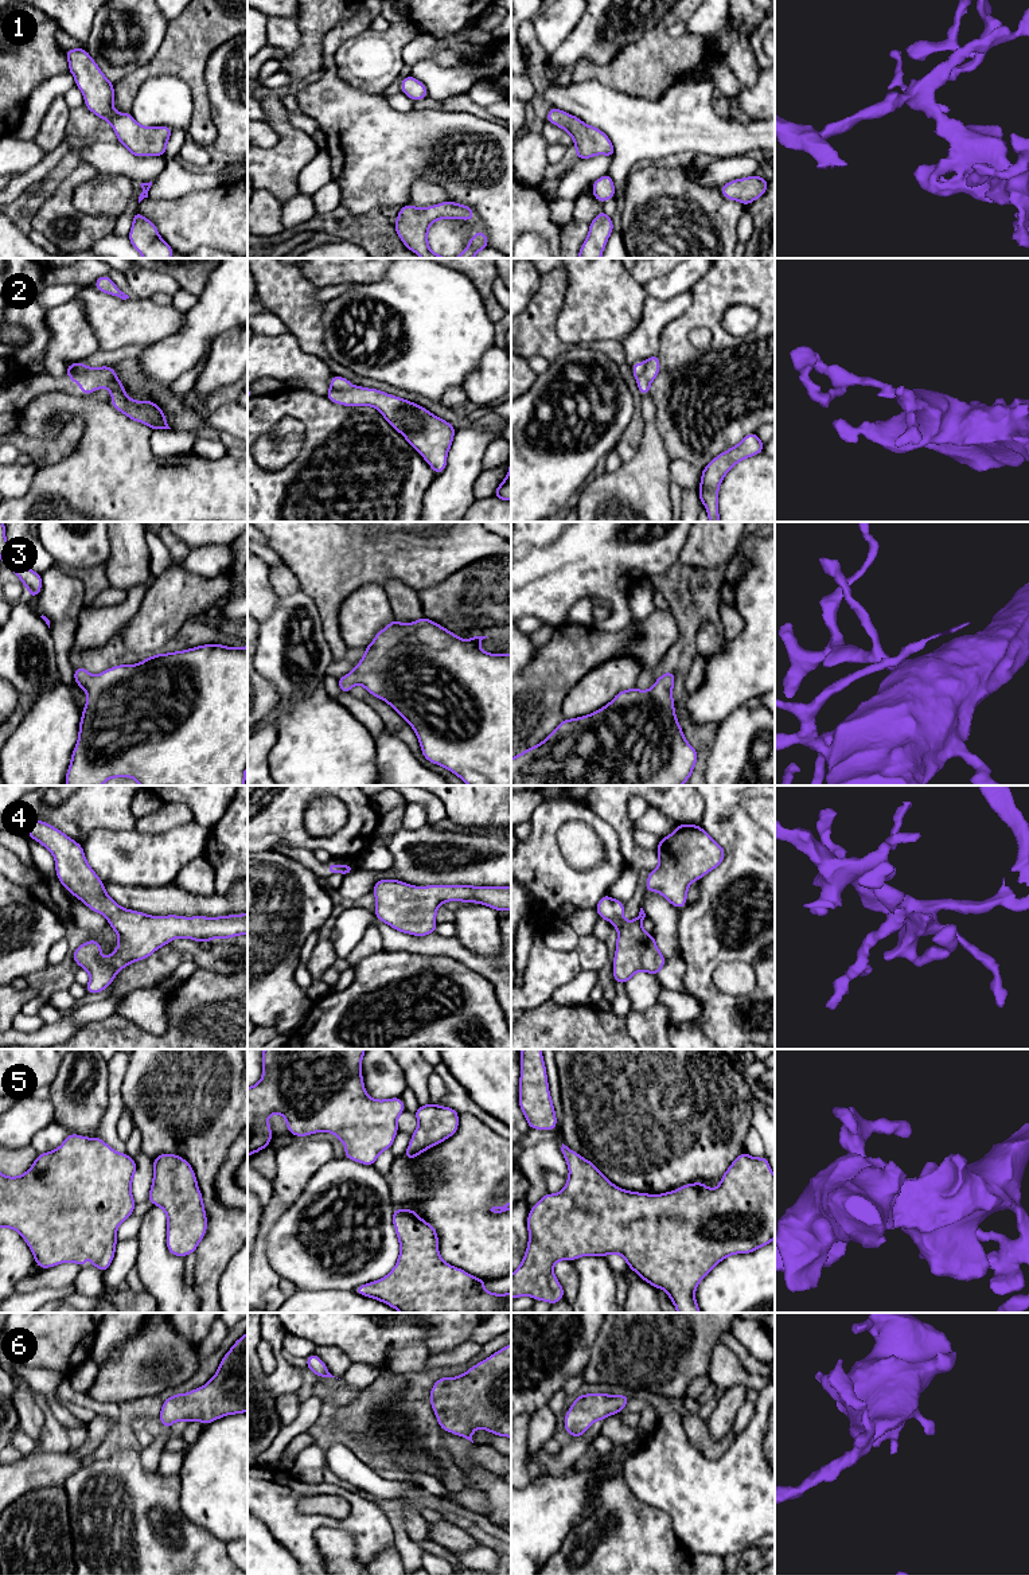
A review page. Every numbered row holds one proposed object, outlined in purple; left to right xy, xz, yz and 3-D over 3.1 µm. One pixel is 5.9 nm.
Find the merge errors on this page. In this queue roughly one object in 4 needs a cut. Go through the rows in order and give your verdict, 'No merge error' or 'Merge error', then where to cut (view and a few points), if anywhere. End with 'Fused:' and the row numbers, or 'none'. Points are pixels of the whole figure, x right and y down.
1: No merge error. No split
2: Merge error. Split along xz (331, 386), (335, 389), (351, 388)
3: No merge error. No split
4: No merge error. No split
5: No merge error. No split
6: No merge error. No split
Fused: 2

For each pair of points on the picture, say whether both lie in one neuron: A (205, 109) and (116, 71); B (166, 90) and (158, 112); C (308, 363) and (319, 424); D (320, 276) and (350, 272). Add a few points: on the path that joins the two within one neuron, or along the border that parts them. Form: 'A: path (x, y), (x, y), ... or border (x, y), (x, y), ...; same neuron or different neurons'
A: border (152, 57), (144, 65), (113, 84); different neurons
B: path (166, 96), (158, 106); same neuron
C: border (307, 389), (324, 396); different neurons
D: path (327, 272), (343, 272); same neuron

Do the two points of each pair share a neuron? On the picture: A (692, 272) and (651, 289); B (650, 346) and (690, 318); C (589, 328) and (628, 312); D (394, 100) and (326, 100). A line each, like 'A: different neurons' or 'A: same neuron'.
A: same neuron
B: different neurons
C: same neuron
D: different neurons

